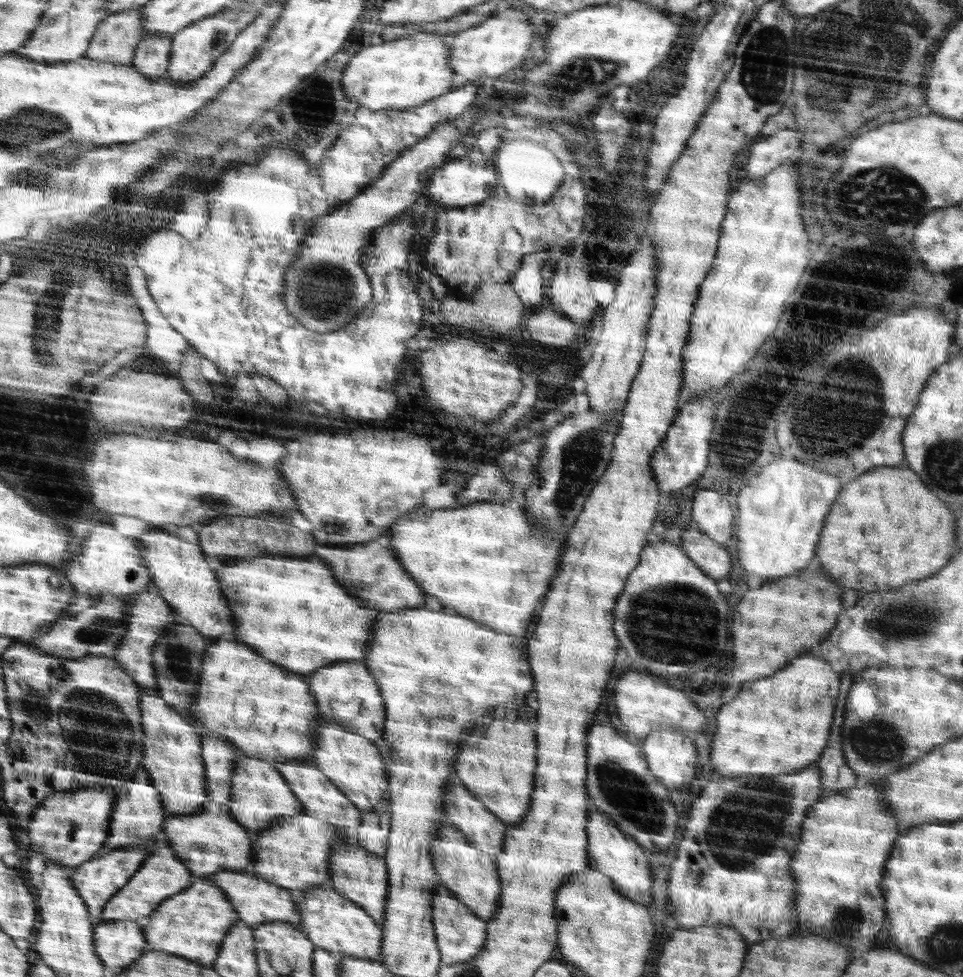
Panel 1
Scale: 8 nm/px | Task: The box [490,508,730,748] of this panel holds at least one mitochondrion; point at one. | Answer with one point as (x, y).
(669, 623)

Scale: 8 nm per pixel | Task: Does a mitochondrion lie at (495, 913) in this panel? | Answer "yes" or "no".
no

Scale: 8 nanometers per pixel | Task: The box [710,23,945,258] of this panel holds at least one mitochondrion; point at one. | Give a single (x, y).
(886, 193)

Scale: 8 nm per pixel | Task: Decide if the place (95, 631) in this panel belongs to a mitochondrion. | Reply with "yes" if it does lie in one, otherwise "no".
yes

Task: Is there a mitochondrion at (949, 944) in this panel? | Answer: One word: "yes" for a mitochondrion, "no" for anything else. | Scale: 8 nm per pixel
yes

